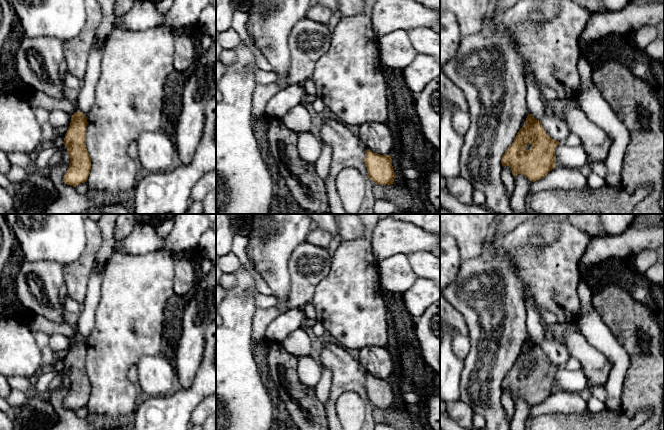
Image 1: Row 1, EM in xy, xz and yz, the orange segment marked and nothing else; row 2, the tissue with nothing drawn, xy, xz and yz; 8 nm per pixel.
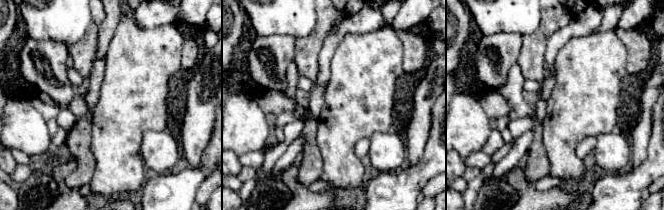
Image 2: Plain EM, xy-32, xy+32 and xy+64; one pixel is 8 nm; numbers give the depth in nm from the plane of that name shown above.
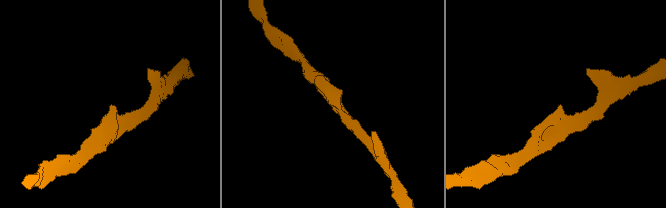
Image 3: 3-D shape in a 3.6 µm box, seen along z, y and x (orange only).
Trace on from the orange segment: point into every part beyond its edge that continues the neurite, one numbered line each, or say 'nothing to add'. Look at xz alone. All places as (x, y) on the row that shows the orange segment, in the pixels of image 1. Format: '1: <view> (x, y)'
nothing to add

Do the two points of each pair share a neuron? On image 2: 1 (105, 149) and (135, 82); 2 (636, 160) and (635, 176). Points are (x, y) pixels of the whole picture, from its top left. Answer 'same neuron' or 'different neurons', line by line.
1: same neuron
2: different neurons

